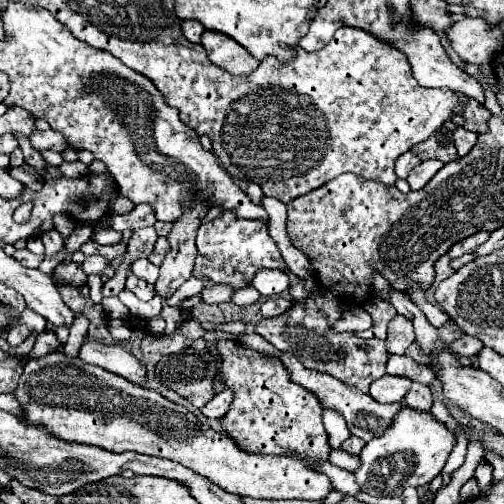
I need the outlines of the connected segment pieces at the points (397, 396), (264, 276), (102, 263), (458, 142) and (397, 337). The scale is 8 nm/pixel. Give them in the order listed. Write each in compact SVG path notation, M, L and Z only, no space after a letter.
M385 374L385 376L377 378L377 380L373 380L373 386L369 388L369 394L381 404L393 404L393 402L403 400L409 386L411 386L409 378Z
M263 270L253 278L251 286L255 286L265 298L279 296L289 288L289 276L283 274L281 270Z
M89 256L89 258L83 260L81 266L85 268L87 276L91 276L91 274L99 274L101 270L105 270L105 268L109 266L109 262L107 262L107 258L103 258L103 256Z
M461 126L453 130L453 138L455 138L455 148L457 148L459 156L465 156L465 154L473 148L473 144L477 142L477 134L467 132L467 130L461 128Z
M397 316L389 322L387 328L387 348L389 354L407 354L407 348L413 344L415 334L413 334L413 326L411 322L407 322L407 318Z

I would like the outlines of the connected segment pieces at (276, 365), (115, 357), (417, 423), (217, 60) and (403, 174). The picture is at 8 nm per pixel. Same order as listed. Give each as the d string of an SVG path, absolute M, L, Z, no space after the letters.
M219 338L215 342L215 352L221 358L217 380L233 392L233 402L221 418L221 426L241 450L271 456L297 454L311 462L325 462L329 458L331 446L323 426L321 402L289 380L279 358L255 352L229 338Z
M89 336L85 340L85 344L81 346L79 358L87 364L95 364L95 366L101 366L113 374L119 374L133 384L141 386L147 382L147 372L141 366L141 362L131 352L127 352L121 344L107 346L101 340Z
M403 408L379 438L365 444L361 452L361 466L353 476L363 492L371 496L401 496L409 486L421 488L429 484L443 470L453 446L455 434L431 412Z
M207 30L201 38L201 46L205 48L209 62L213 62L215 66L221 66L233 76L245 76L257 70L259 66L259 60L249 56L247 50L243 50L237 42L233 42L225 34Z
M405 152L403 156L397 158L397 176L399 178L407 178L407 174L419 164L419 156L415 152Z

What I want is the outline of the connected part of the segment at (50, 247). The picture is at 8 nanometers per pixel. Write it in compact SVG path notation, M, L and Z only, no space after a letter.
M53 228L53 232L43 234L41 240L43 240L43 246L45 246L45 256L57 254L57 252L61 252L61 250L65 248L65 244L63 244L63 236L61 236L55 228Z

